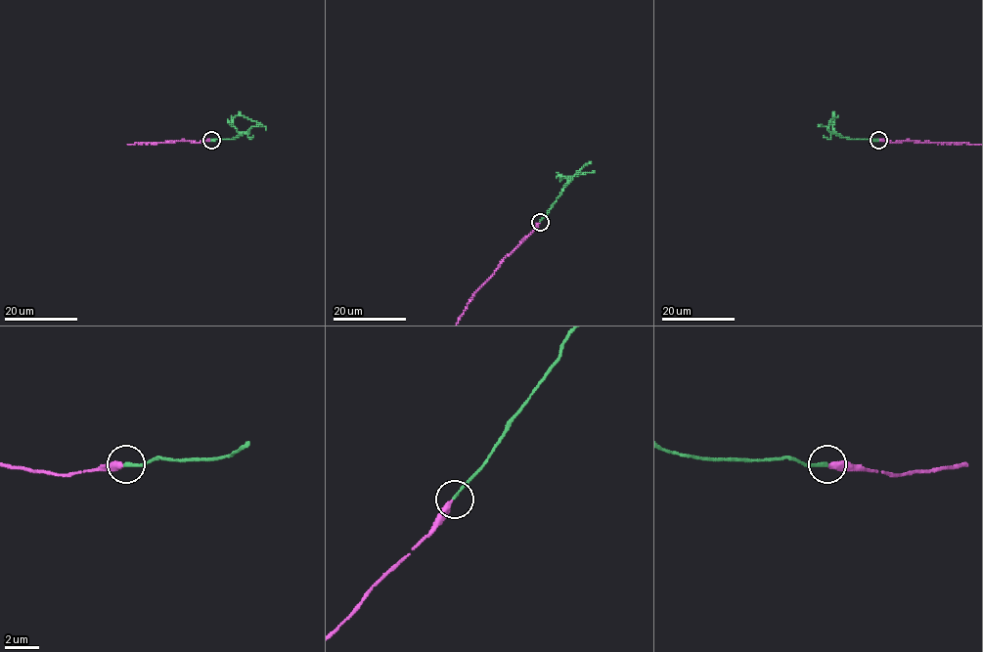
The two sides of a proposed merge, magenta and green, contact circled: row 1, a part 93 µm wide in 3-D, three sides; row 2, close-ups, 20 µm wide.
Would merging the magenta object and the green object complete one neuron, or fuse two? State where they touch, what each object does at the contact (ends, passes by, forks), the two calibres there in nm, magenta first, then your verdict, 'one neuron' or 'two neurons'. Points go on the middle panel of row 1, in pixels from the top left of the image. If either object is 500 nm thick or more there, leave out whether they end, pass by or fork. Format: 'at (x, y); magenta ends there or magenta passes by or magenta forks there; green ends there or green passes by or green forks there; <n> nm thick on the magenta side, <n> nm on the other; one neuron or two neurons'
at (540, 222); magenta ends there; green ends there; 360 nm thick on the magenta side, 170 nm on the other; one neuron

